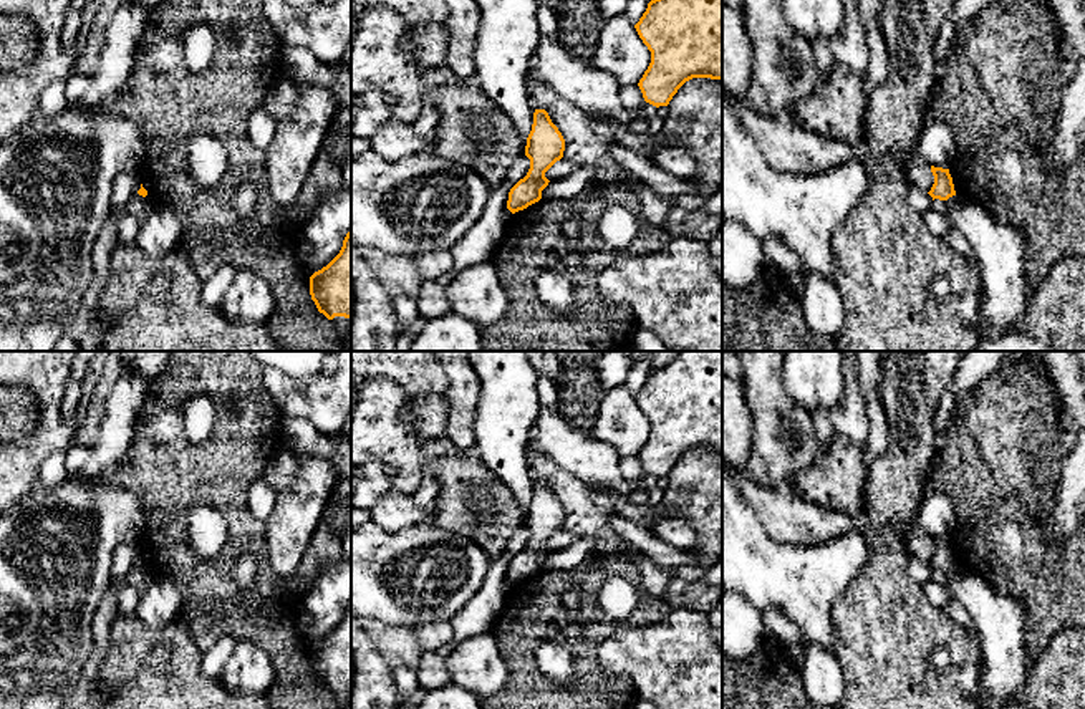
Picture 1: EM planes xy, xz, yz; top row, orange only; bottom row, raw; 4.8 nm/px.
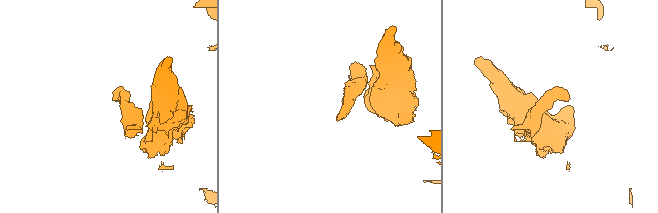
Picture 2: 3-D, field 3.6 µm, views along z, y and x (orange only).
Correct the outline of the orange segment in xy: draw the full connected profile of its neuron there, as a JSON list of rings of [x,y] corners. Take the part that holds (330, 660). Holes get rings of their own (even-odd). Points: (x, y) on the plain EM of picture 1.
[[[351,600],[340,625],[310,648],[310,666],[340,704],[351,697]]]

